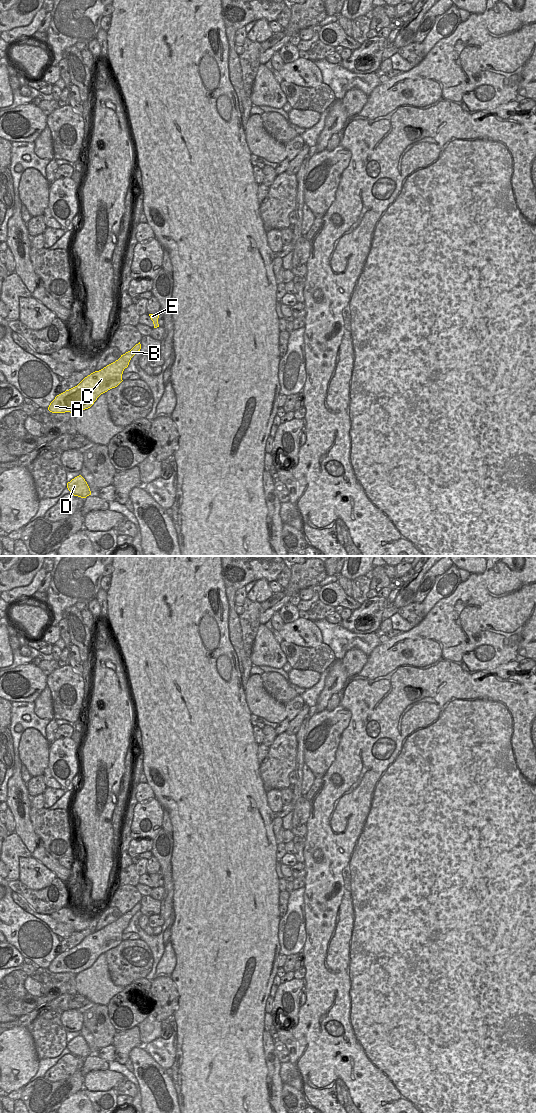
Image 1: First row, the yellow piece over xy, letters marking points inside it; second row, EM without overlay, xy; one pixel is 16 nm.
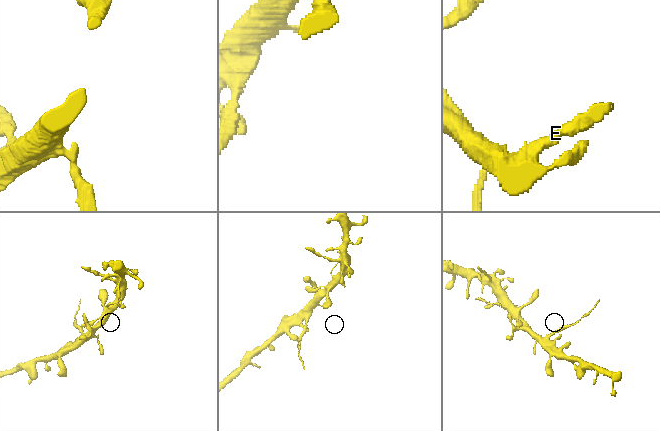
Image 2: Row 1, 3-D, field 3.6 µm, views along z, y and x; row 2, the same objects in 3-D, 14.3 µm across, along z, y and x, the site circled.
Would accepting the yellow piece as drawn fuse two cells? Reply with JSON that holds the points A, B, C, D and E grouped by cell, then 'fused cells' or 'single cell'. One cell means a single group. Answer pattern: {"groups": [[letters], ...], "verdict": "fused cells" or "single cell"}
{"groups": [["A", "B", "C", "D"], ["E"]], "verdict": "fused cells"}

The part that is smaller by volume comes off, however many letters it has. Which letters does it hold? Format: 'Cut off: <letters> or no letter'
Cut off: E

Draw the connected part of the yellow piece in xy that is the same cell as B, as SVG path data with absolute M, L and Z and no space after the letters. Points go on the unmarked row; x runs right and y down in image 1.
M140 902L115 922L85 937L77 946L57 955L48 970L52 973L70 972L78 974L90 968L97 958L117 947L123 940L122 934L131 918L141 909Z

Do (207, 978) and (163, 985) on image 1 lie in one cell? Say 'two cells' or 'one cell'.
two cells

